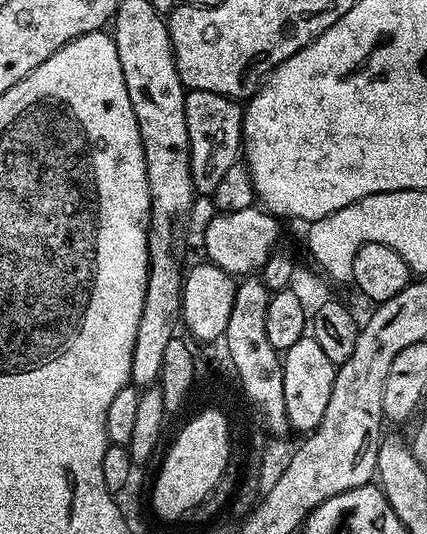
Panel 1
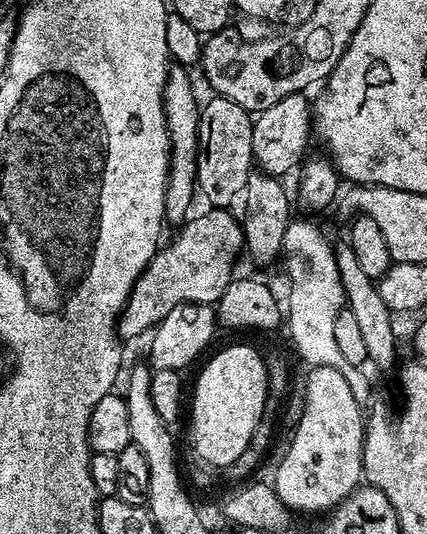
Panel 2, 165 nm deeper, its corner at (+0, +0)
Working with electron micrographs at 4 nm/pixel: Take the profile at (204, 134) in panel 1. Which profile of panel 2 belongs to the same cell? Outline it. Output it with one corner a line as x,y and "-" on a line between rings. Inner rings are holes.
213,95
212,101
200,110
200,149
198,150
198,166
196,167
196,186
201,197
209,200
216,210
228,210
232,203
239,201
244,195
248,180
254,174
252,159
252,126
253,117
238,102
230,102
224,96

